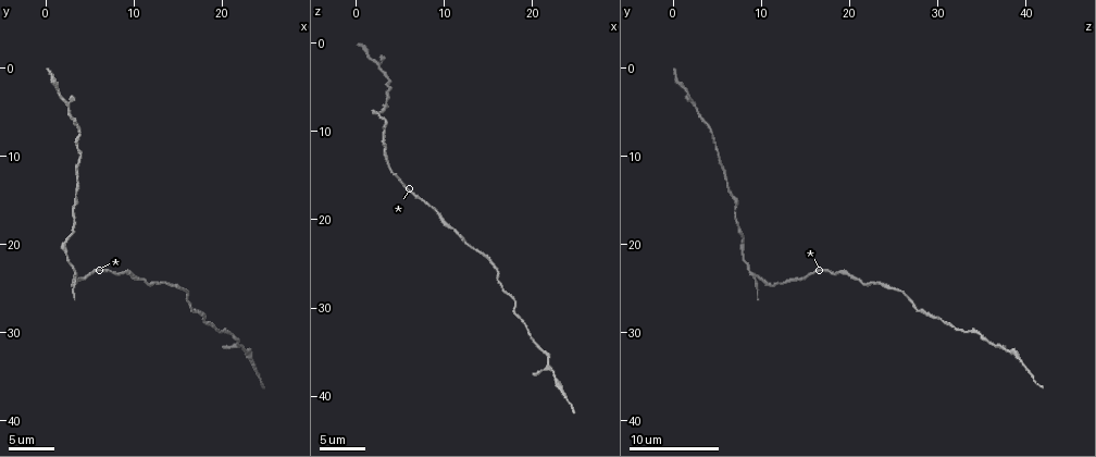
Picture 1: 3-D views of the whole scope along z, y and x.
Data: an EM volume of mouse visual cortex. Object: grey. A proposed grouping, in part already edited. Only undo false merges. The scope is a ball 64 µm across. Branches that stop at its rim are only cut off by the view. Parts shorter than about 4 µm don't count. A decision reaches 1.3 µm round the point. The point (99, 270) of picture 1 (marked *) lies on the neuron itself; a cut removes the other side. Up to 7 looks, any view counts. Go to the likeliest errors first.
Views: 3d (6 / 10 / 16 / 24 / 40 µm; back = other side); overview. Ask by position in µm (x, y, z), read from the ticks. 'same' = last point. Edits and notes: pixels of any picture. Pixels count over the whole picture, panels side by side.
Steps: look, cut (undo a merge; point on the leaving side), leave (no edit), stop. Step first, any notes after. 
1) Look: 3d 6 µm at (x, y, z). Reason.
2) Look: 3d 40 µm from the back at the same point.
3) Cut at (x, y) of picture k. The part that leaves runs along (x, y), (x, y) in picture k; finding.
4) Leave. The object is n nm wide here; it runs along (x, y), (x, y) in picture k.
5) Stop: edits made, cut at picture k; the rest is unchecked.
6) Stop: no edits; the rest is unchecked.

Look: 3d 10 µm at (18.0, 28.2, 29.0). Calibre changes.

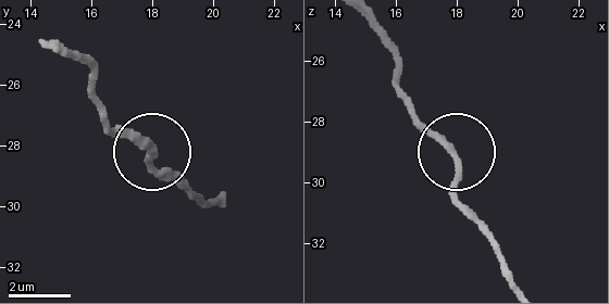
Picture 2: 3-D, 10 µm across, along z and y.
Look: 3d 6 µm at (17.9, 27.9, 29.1).

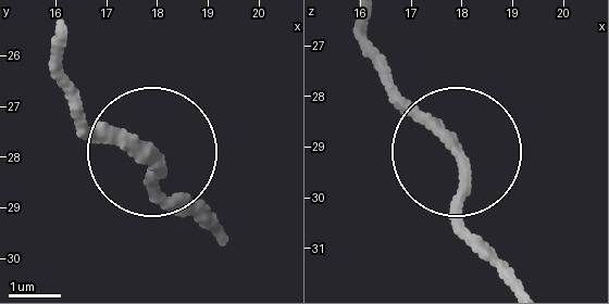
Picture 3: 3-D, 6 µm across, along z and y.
Leave. It runs along (56, 54), (82, 119), (154, 154), (168, 205) in picture 3; continuous, no second neuron.

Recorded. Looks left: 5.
Look: 3d 6 µm at (2.6, 18.8, 8.0). Sudden change in width.

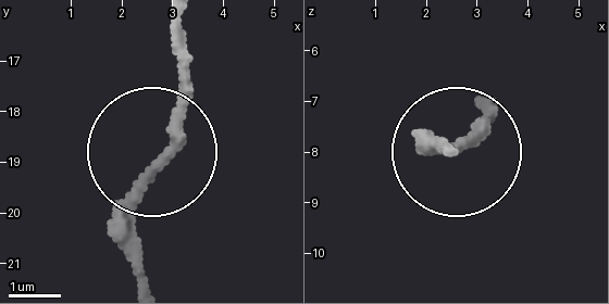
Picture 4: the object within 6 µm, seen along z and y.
Leave. It runs along (148, 282), (131, 204), (183, 88), (183, 40) in picture 4; one neuron here.

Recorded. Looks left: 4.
Look: 3d 16 µm at (3.8, 14.2, 6.4). Thin neck.

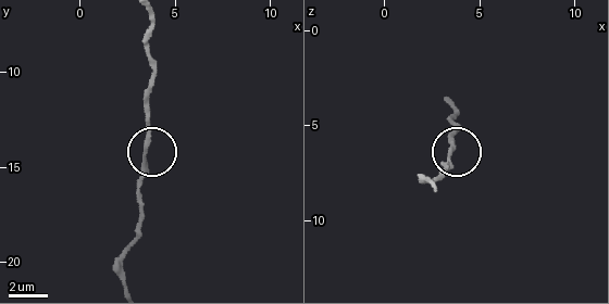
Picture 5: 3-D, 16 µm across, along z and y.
Leave. It runs along (126, 283), (121, 258), (140, 215), (150, 100) in picture 5; continuous, no second neuron.

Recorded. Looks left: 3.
Look: 3d 6 µm at (19.8, 29.8, 33.8). Thick turns thin.

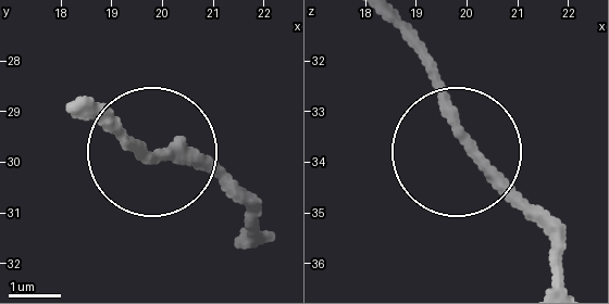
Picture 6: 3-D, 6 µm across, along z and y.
Leave. It runs along (394, 28), (471, 157), (558, 244) in picture 6; continuous, no second neuron.

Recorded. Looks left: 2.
Stop: no edits; the rest is unchecked.

